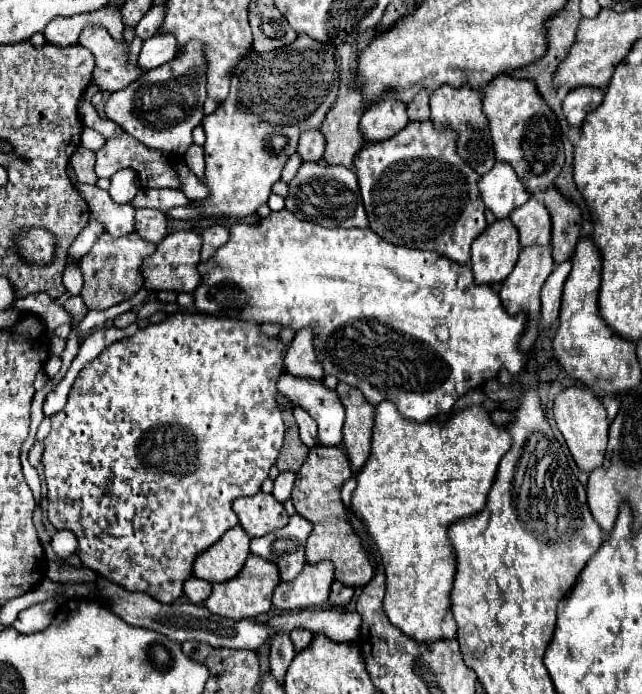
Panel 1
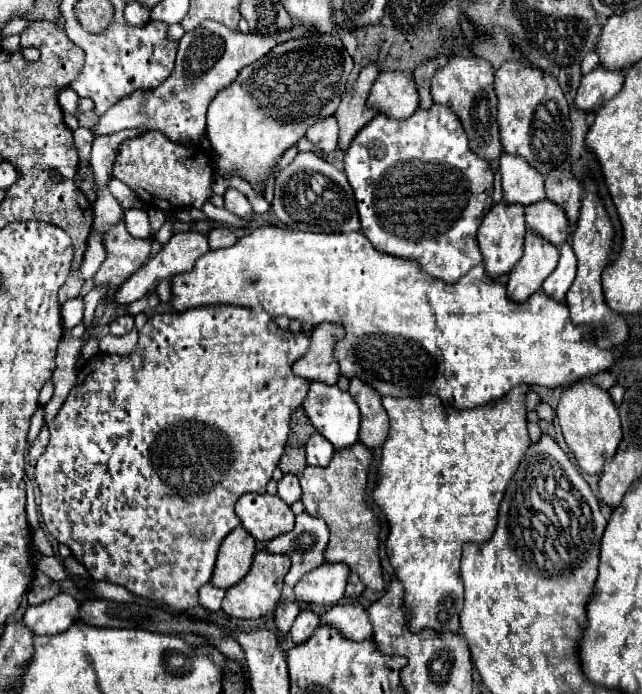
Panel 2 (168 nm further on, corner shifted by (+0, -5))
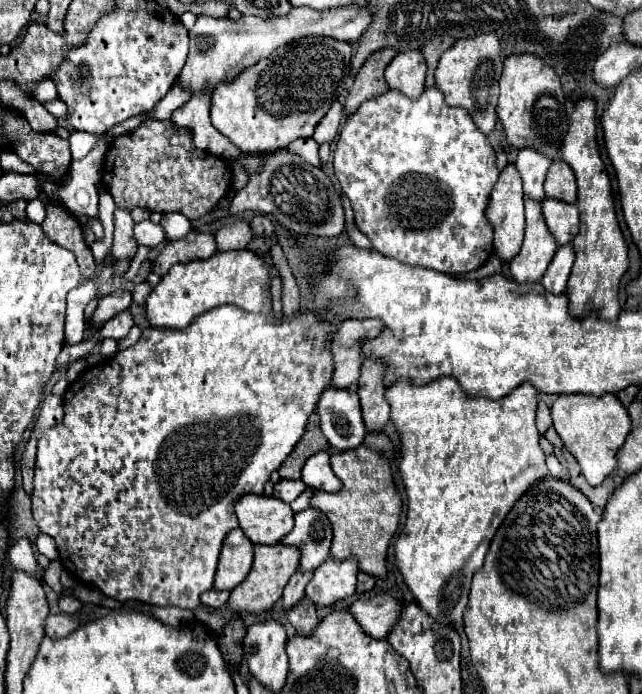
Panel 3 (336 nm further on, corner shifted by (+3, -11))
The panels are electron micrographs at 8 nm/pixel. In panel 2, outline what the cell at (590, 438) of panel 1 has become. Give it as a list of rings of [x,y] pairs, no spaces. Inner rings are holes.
[[[583,379],[573,383],[561,393],[559,405],[557,405],[557,417],[563,431],[563,437],[573,451],[577,465],[583,473],[601,473],[607,459],[611,459],[623,439],[621,433],[621,421],[617,407],[609,393],[601,389],[597,383]]]

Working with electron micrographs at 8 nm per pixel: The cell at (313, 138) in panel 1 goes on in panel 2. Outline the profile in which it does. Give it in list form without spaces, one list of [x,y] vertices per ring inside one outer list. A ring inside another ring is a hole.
[[[325,117],[323,121],[317,121],[313,127],[307,131],[307,139],[311,139],[321,151],[333,153],[337,149],[337,139],[339,139],[339,127],[335,117]]]

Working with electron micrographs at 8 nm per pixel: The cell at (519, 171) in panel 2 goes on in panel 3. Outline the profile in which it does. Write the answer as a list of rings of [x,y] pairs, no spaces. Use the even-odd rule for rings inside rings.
[[[522,149],[516,157],[514,167],[518,169],[524,185],[524,195],[534,201],[544,201],[544,189],[542,183],[546,179],[546,171],[550,167],[552,159],[544,159],[544,155],[536,155],[536,151]]]

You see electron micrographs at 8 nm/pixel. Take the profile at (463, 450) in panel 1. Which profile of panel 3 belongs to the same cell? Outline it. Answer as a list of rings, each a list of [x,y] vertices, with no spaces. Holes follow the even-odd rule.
[[[436,379],[436,383],[424,387],[398,383],[386,391],[386,401],[390,405],[390,421],[400,437],[402,457],[398,469],[408,493],[408,519],[394,545],[396,565],[416,603],[436,623],[454,625],[462,621],[472,575],[482,567],[486,549],[516,497],[536,479],[548,475],[534,421],[538,391],[524,383],[498,401],[464,399],[456,381]]]

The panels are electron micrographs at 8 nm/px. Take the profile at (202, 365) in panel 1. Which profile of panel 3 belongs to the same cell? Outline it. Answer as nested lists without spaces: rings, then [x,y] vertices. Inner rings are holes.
[[[216,307],[216,309],[210,309],[206,313],[202,313],[200,317],[196,317],[186,329],[164,329],[164,327],[146,327],[140,341],[124,351],[118,351],[114,357],[110,359],[104,359],[100,361],[98,365],[94,367],[88,367],[74,383],[70,383],[70,387],[66,389],[64,393],[64,421],[48,431],[42,433],[42,437],[38,439],[38,459],[36,459],[36,475],[34,475],[34,491],[32,491],[32,519],[34,523],[38,525],[38,529],[50,537],[56,539],[56,545],[58,545],[58,553],[60,553],[60,561],[64,565],[64,569],[76,577],[76,579],[82,579],[86,585],[92,585],[96,589],[100,589],[104,595],[116,599],[116,601],[128,601],[128,599],[136,599],[136,601],[144,601],[144,603],[152,603],[152,605],[158,605],[158,607],[180,607],[180,609],[190,609],[194,611],[196,607],[200,607],[200,595],[204,591],[210,591],[212,589],[212,583],[214,583],[214,573],[216,573],[216,565],[218,565],[218,555],[220,555],[220,549],[222,549],[222,543],[226,539],[226,535],[238,527],[238,519],[236,519],[236,513],[234,513],[234,503],[236,499],[240,499],[242,495],[248,495],[248,493],[254,493],[254,495],[262,495],[264,493],[264,485],[270,481],[270,475],[272,471],[276,471],[282,461],[286,459],[286,455],[294,449],[294,445],[300,441],[300,437],[304,435],[304,429],[306,429],[306,423],[308,423],[308,417],[310,413],[316,409],[316,403],[318,403],[318,397],[320,393],[324,391],[324,387],[330,385],[330,377],[332,377],[332,355],[330,355],[330,341],[332,341],[332,335],[334,335],[336,327],[332,325],[326,325],[320,321],[318,315],[314,313],[296,313],[294,317],[282,317],[282,319],[276,319],[272,315],[252,315],[248,311],[242,311],[238,307]]]

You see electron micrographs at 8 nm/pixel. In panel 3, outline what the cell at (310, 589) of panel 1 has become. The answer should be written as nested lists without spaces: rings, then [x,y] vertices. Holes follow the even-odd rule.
[[[330,557],[314,571],[314,577],[306,585],[306,597],[322,607],[334,605],[336,601],[354,595],[356,575],[356,559],[346,559],[338,563]]]

